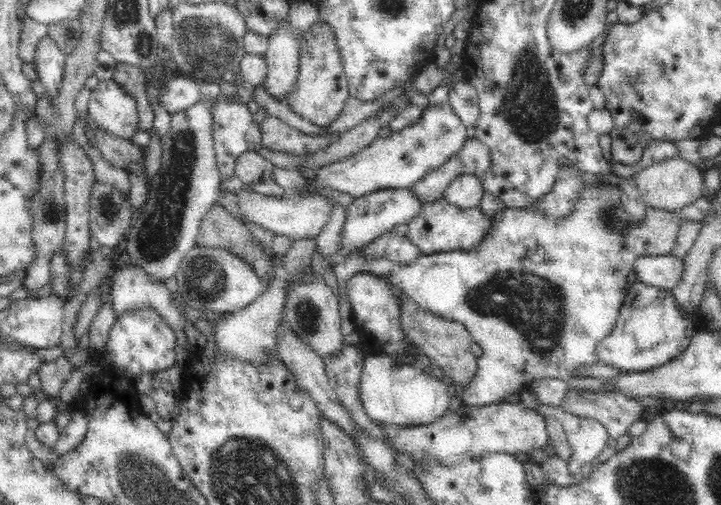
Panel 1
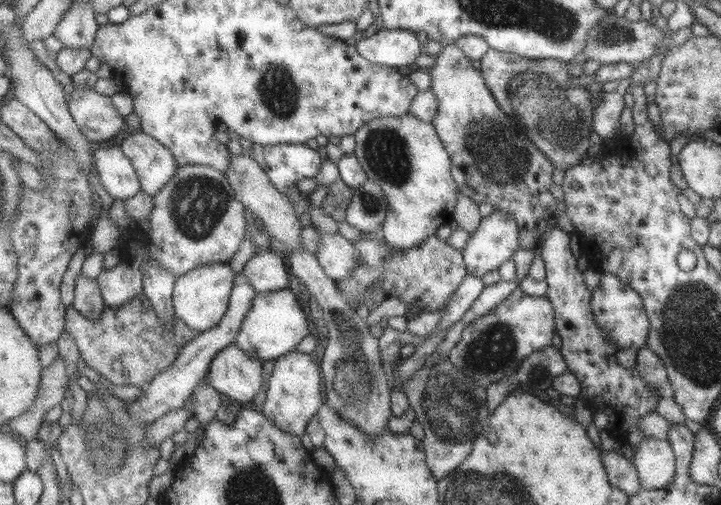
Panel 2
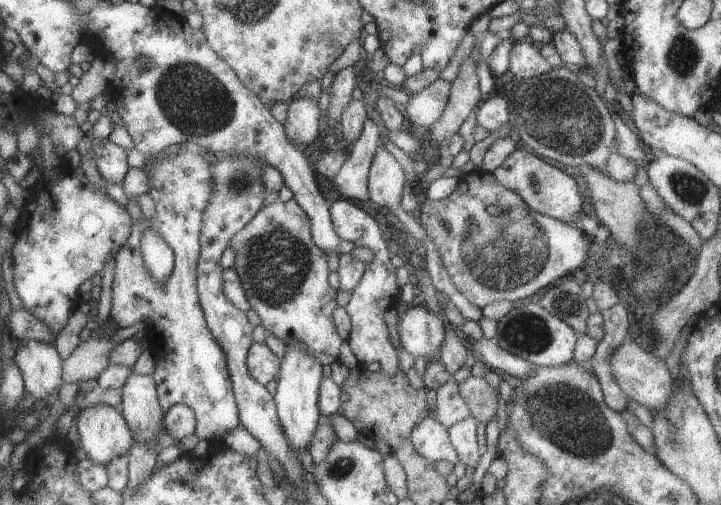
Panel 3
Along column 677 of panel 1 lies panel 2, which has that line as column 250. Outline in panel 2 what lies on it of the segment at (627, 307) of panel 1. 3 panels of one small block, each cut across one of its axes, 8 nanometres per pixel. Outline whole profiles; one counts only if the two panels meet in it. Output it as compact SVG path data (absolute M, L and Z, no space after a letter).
M290 288L259 293L246 317L244 327L238 334L235 344L251 356L262 361L277 361L299 349L300 344L312 333L308 314L300 304L296 292Z

